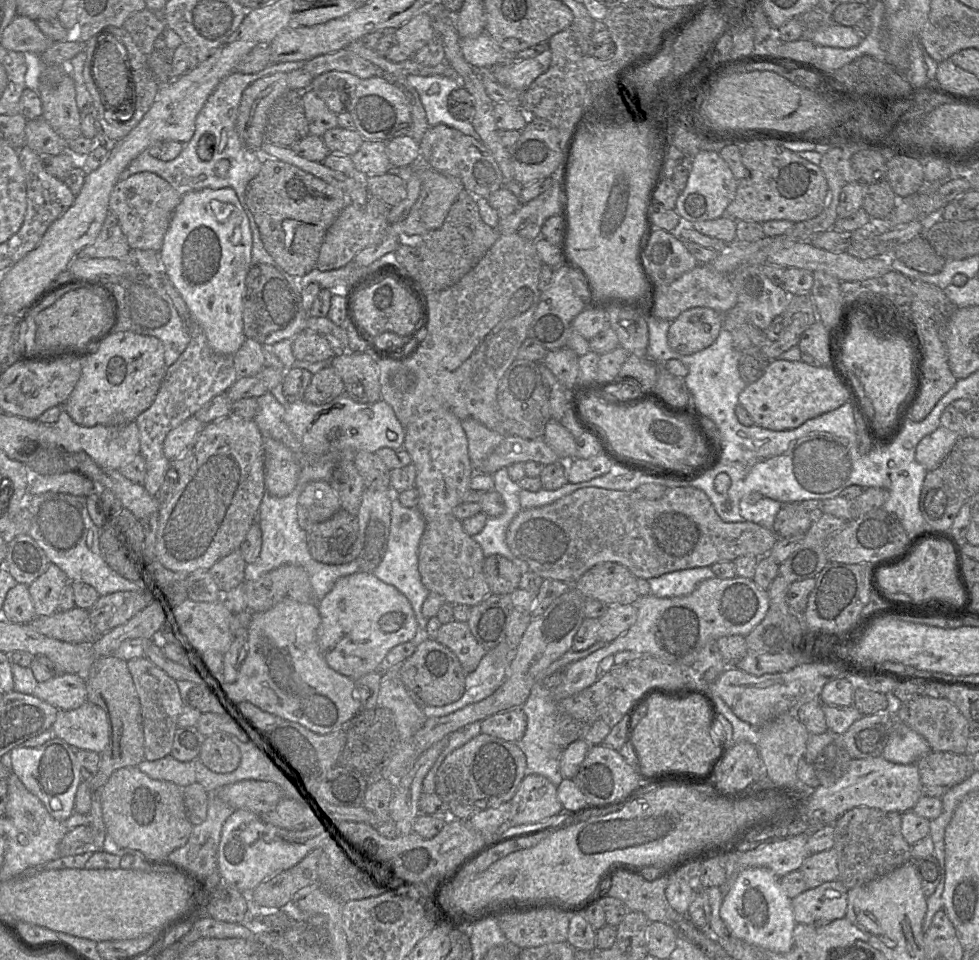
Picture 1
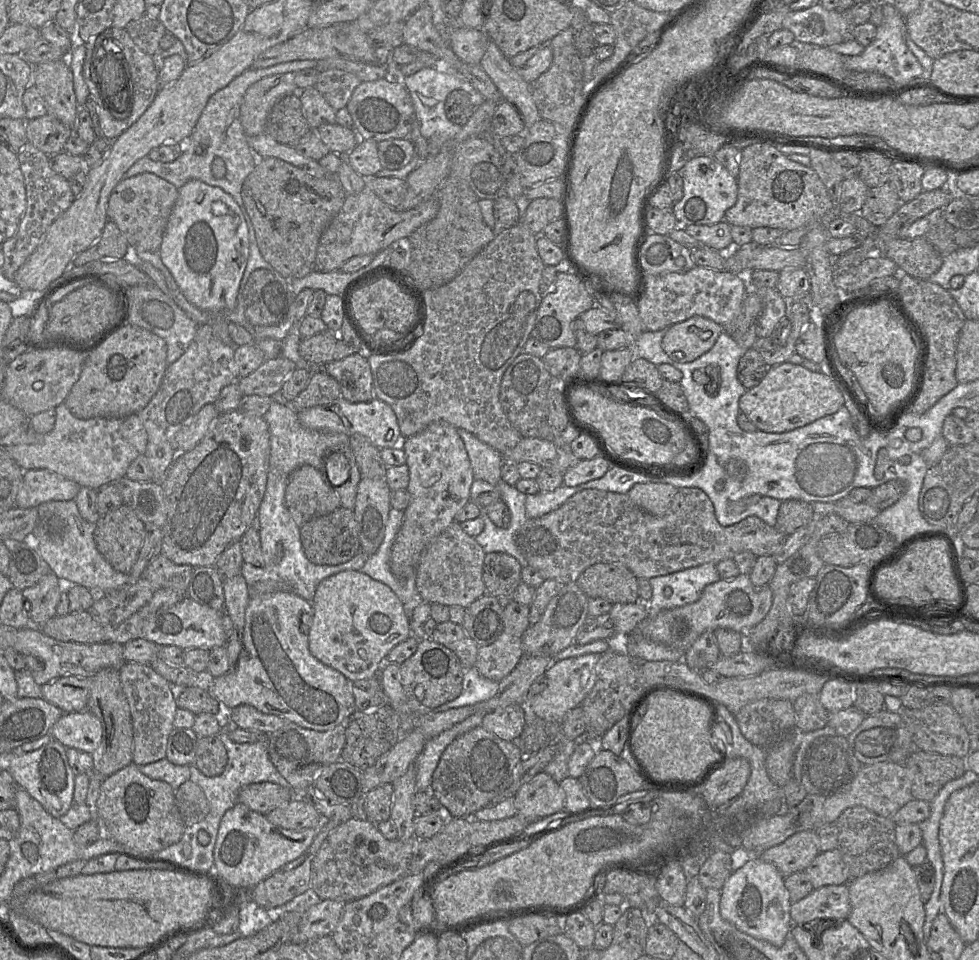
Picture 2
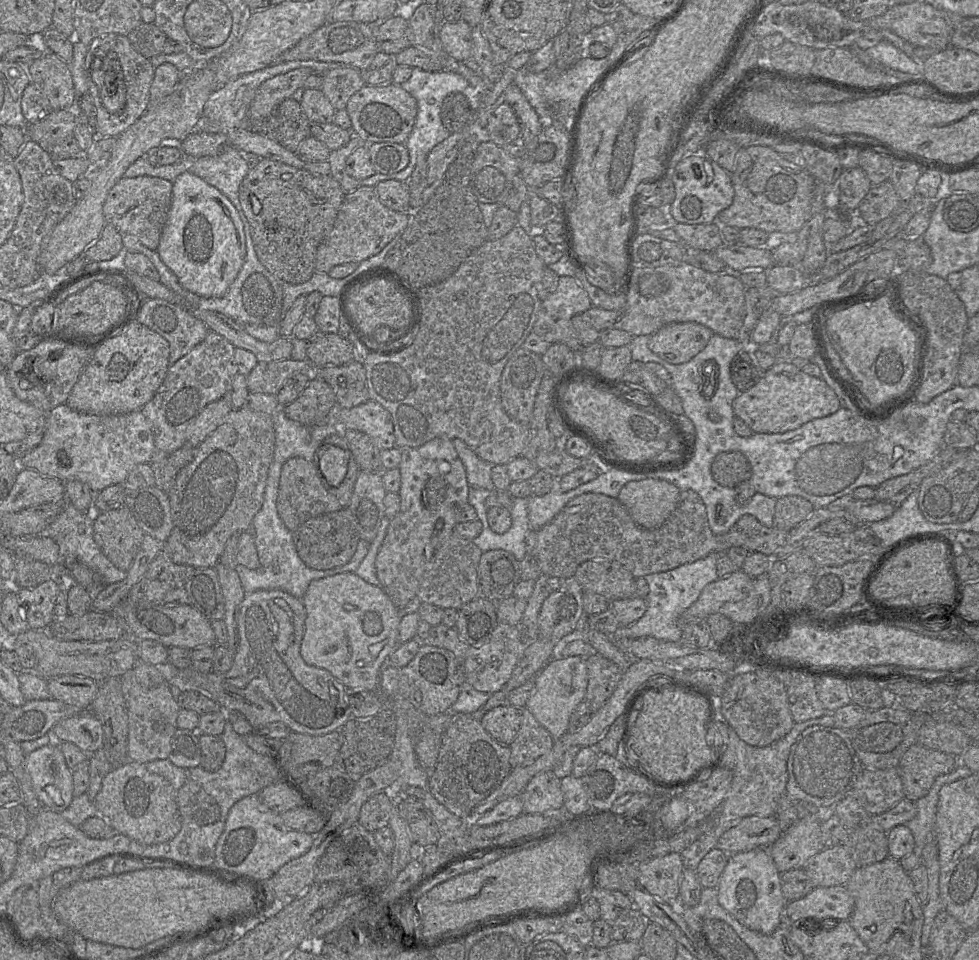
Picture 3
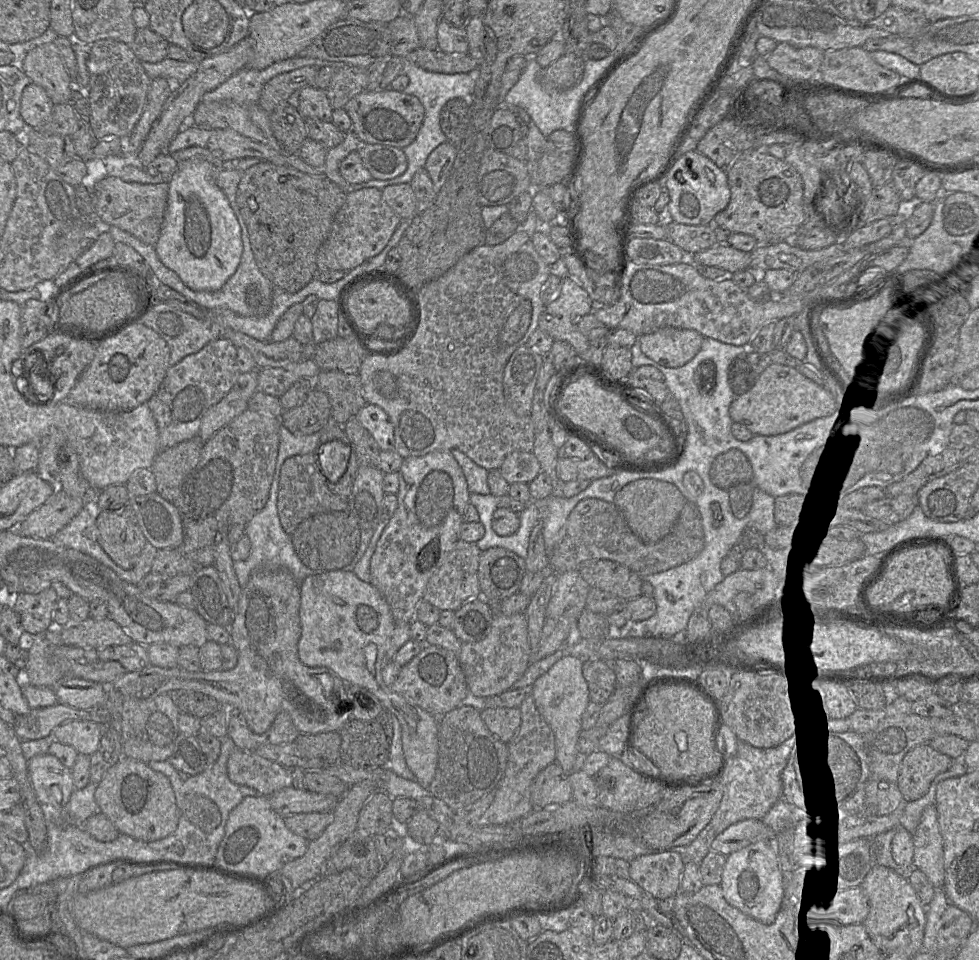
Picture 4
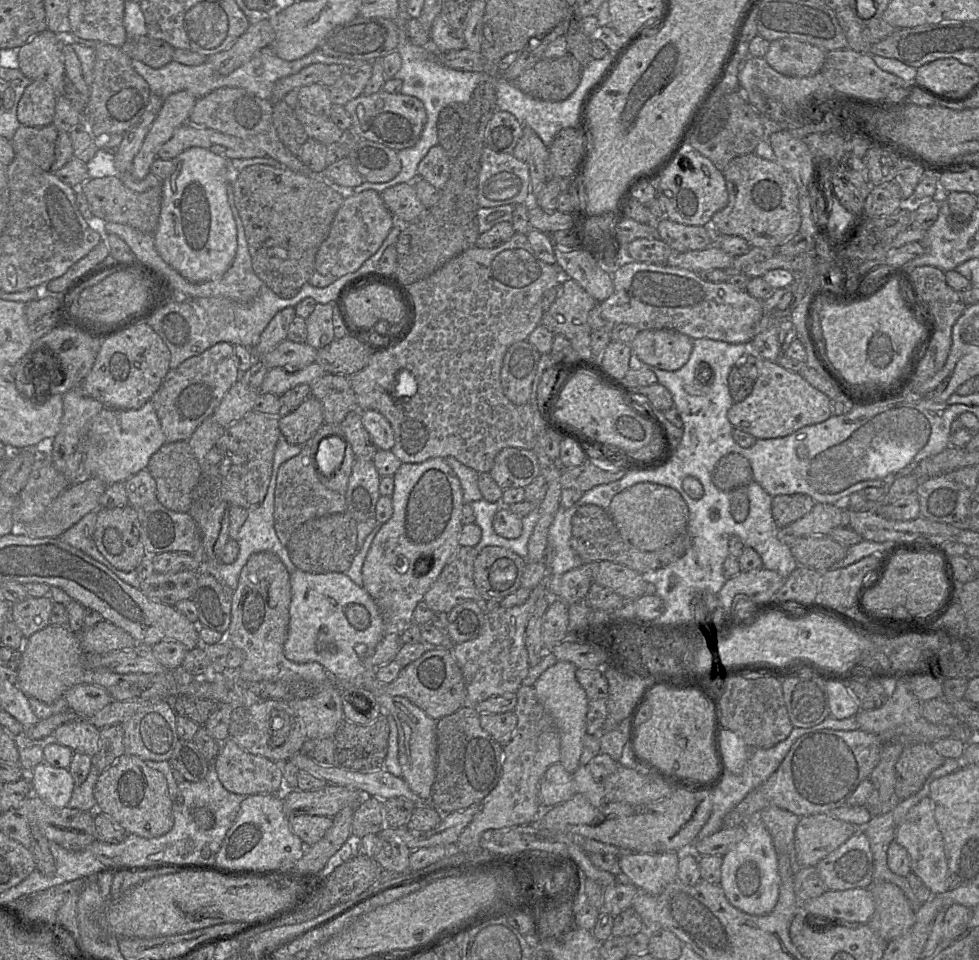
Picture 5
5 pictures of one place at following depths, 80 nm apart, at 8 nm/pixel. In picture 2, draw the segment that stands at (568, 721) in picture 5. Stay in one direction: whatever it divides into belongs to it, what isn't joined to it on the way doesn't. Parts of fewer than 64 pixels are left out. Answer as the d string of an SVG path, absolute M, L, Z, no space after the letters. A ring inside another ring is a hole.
M585 654L552 664L545 671L546 688L532 698L532 710L546 722L561 722L565 714L581 705L596 682L596 664L601 654Z

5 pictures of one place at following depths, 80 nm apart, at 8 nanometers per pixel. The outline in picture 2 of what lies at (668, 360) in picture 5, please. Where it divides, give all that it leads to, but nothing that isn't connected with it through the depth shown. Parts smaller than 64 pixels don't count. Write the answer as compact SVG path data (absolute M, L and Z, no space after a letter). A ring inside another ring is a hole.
M693 316L666 329L661 342L663 351L675 362L690 363L707 353L716 343L723 327L711 319Z

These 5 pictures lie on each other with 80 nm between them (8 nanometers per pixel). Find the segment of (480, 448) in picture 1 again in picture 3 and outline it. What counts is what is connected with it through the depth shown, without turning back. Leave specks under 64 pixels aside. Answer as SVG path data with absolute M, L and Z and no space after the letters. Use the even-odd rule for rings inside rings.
M453 439L452 442L465 467L469 487L493 491L491 470L494 465L480 459L462 440Z

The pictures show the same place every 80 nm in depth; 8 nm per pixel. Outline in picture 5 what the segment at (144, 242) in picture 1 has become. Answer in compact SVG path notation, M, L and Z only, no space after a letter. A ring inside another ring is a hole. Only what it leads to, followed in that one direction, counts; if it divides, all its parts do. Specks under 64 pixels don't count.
M121 175L88 179L78 189L87 198L95 224L113 222L130 226L145 234L156 232L162 208L162 186L138 193L125 186Z

